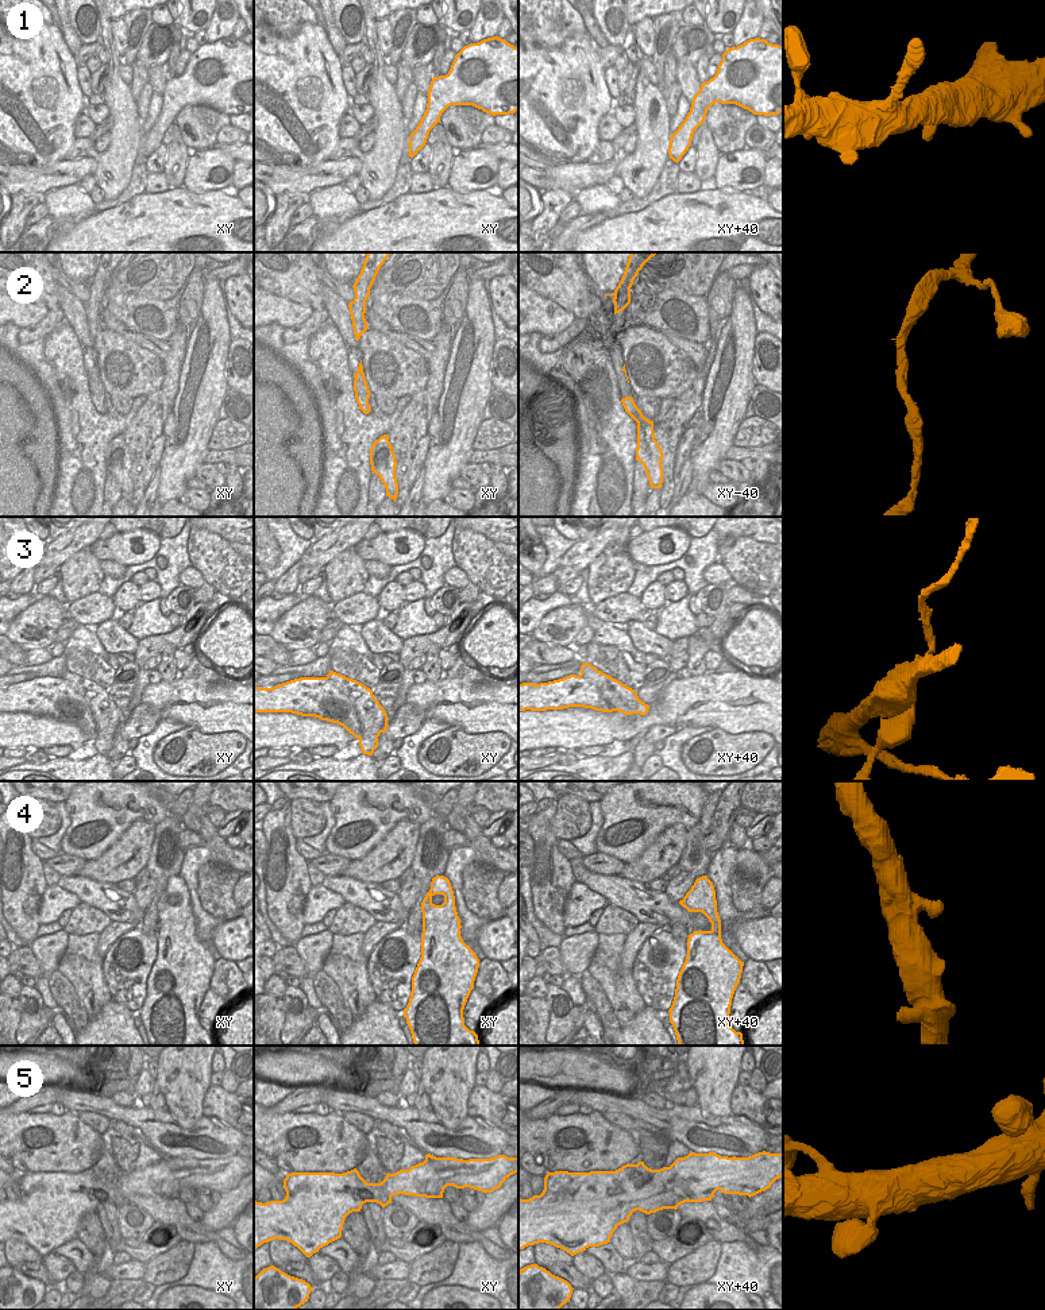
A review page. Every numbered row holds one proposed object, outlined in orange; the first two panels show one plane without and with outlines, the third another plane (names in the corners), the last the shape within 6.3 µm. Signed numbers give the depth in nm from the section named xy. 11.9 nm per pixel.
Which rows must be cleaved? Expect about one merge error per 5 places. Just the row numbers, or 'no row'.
3

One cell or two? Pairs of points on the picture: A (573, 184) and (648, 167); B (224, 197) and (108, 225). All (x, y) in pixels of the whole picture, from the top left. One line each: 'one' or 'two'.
A: two
B: one

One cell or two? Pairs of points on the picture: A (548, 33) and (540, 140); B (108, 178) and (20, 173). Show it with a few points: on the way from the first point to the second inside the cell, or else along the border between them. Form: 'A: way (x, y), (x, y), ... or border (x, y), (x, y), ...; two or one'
A: border (578, 38), (567, 38), (554, 47), (532, 43); two
B: border (96, 154), (96, 169), (91, 174); two

